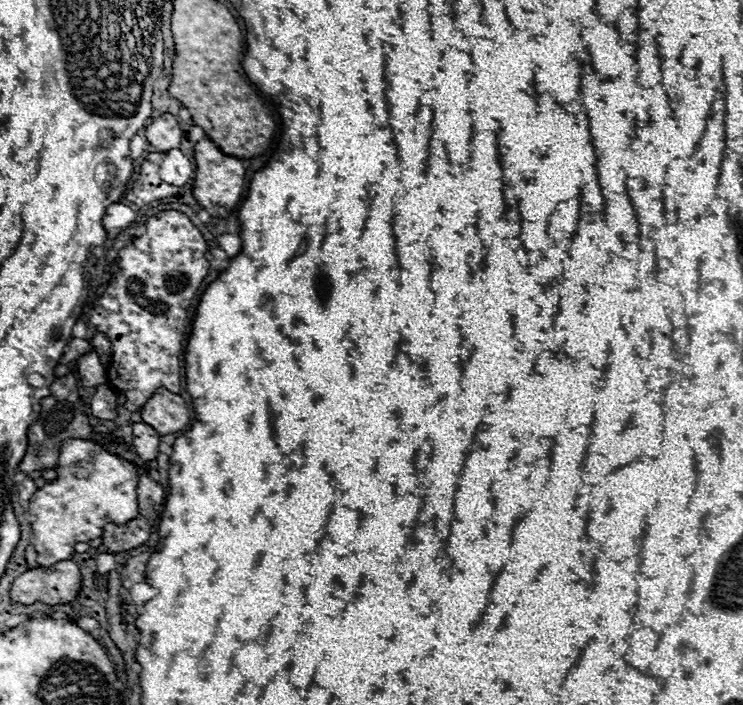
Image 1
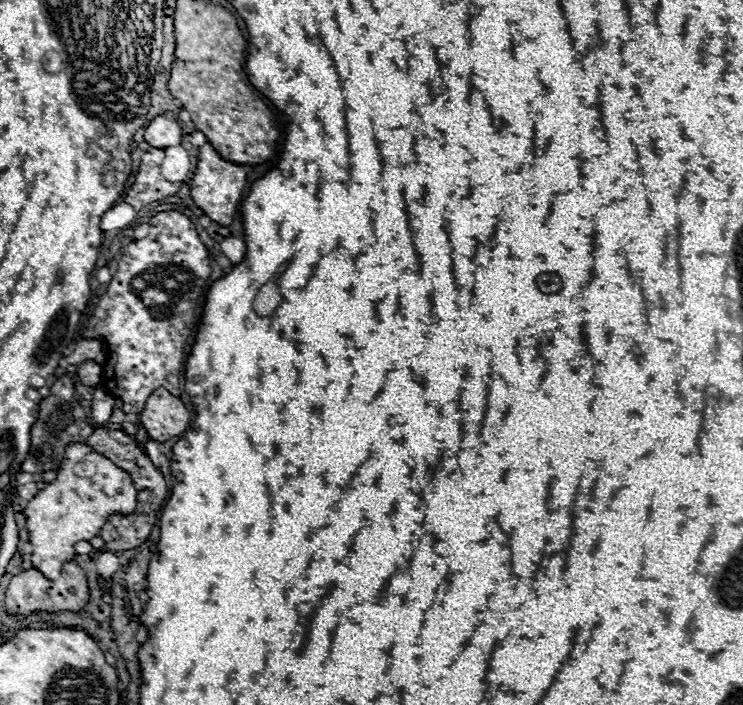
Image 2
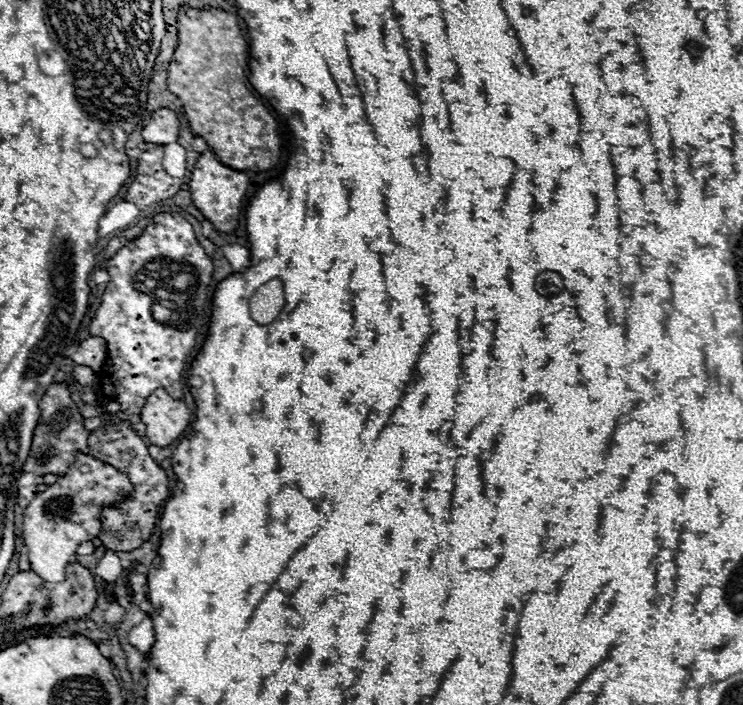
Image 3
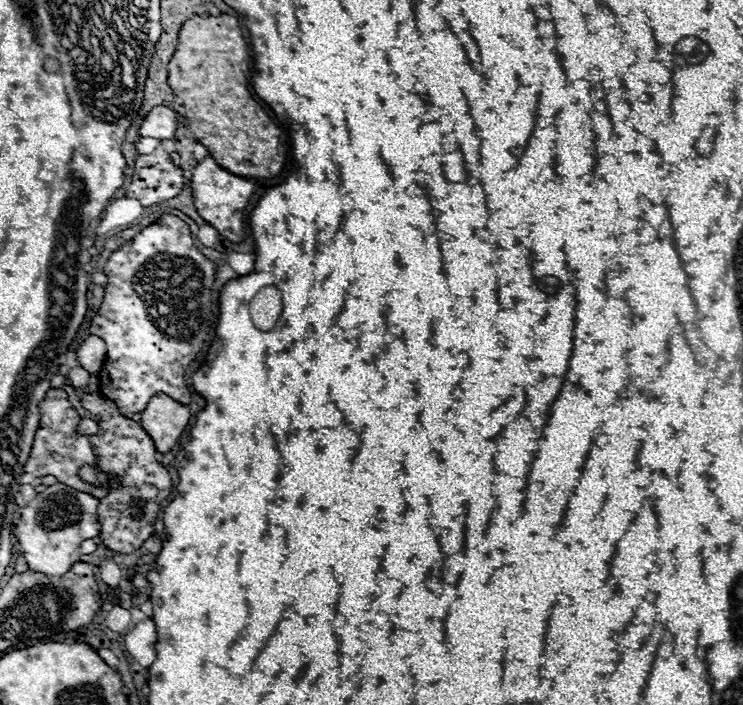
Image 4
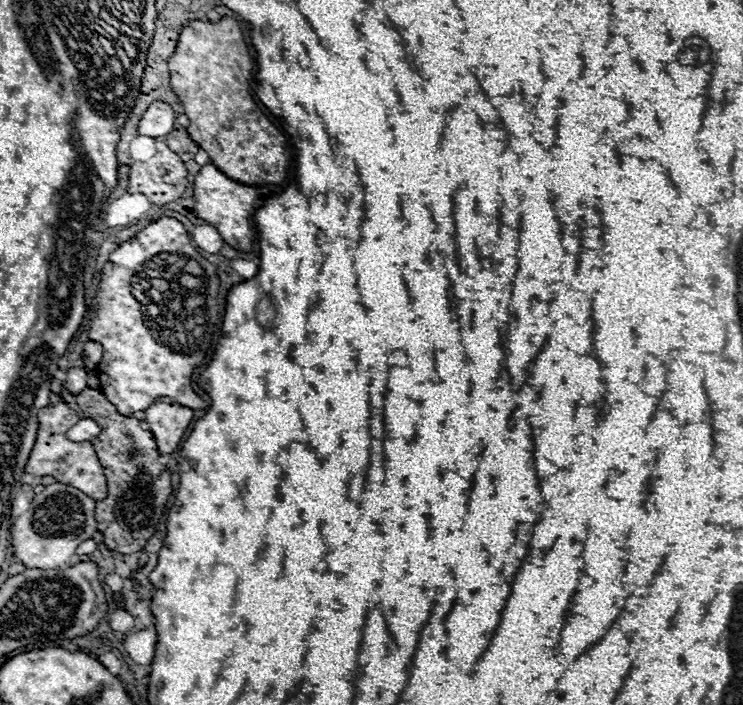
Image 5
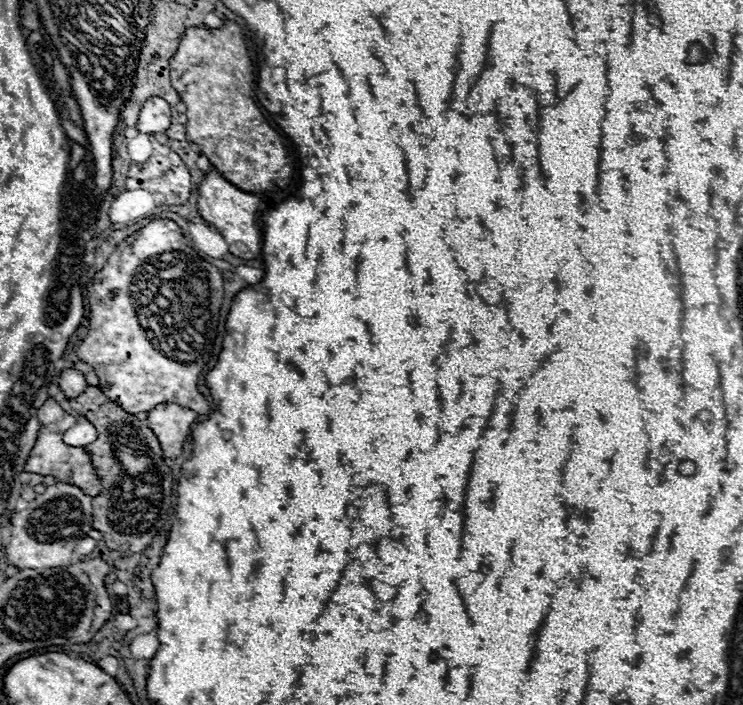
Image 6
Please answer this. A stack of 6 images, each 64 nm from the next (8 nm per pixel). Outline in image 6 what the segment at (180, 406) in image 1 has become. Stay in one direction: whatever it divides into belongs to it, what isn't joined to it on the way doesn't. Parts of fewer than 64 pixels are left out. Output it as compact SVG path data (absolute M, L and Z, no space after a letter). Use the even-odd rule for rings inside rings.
M174 402L158 404L148 412L148 428L158 436L160 448L166 458L176 458L182 454L182 446L190 432L192 422L196 420L196 412L182 408Z

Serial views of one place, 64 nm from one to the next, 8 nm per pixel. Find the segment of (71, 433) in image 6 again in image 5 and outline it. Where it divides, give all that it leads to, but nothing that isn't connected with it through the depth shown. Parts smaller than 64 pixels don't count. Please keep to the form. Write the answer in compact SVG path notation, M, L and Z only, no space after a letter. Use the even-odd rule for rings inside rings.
M84 418L84 420L80 420L72 430L68 430L70 432L70 438L72 440L92 440L94 436L98 436L98 432L100 432L100 428L98 428L98 424L92 420L92 418Z

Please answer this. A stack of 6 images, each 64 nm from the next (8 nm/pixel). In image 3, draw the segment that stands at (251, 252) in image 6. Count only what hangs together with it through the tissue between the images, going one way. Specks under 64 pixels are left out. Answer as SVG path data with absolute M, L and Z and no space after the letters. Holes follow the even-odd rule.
M206 150L200 154L188 184L190 184L194 206L204 214L206 220L210 220L214 224L214 228L218 228L222 232L232 232L238 226L238 214L242 210L240 206L244 206L246 188L250 184L248 176L244 172L220 164L216 154L212 150Z

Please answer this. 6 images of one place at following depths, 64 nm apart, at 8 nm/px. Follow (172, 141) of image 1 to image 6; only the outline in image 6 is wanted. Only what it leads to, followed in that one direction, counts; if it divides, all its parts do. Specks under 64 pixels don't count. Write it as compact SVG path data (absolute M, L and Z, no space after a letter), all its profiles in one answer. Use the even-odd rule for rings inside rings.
M154 96L148 98L144 108L140 110L136 130L140 134L156 134L156 132L166 132L172 122L172 110L166 100Z

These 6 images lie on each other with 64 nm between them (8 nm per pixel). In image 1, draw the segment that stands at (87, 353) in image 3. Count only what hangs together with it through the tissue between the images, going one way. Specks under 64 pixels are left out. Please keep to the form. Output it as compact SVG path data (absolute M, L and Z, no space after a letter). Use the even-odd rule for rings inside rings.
M74 338L74 340L70 340L70 344L68 344L68 351L63 354L61 362L67 363L70 362L70 360L78 360L78 358L80 358L86 350L92 350L90 342Z

